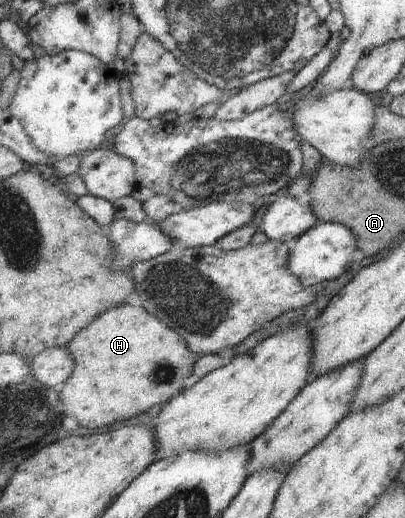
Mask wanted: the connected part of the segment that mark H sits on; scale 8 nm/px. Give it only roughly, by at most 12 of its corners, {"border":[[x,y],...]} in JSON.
{"border":[[136,302],[89,324],[59,389],[85,428],[180,394],[198,355]]}

